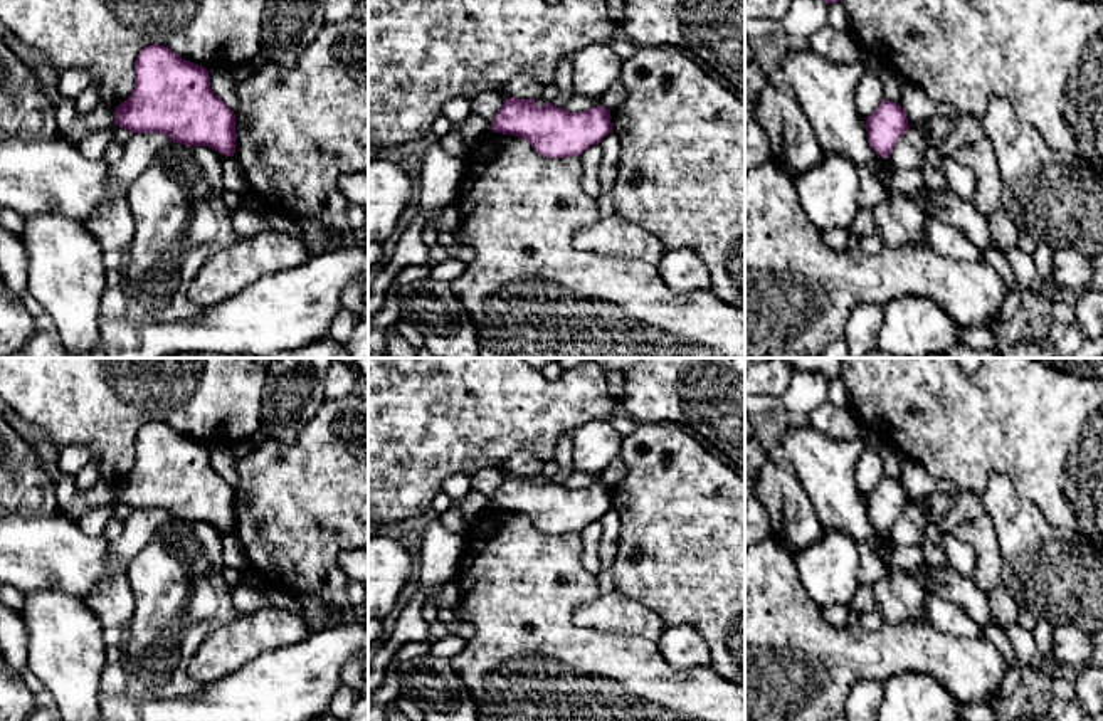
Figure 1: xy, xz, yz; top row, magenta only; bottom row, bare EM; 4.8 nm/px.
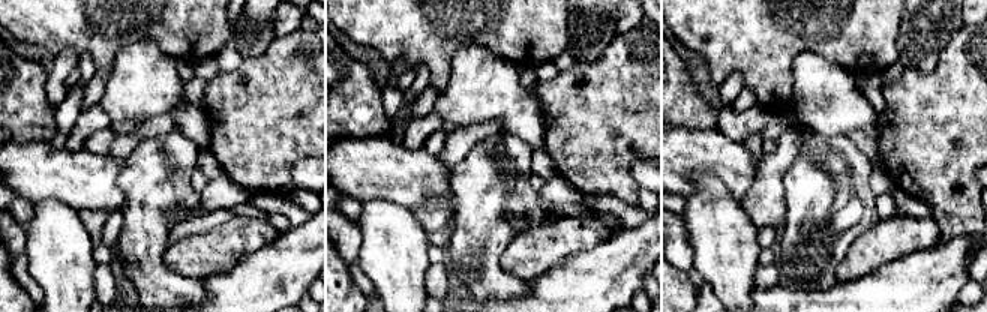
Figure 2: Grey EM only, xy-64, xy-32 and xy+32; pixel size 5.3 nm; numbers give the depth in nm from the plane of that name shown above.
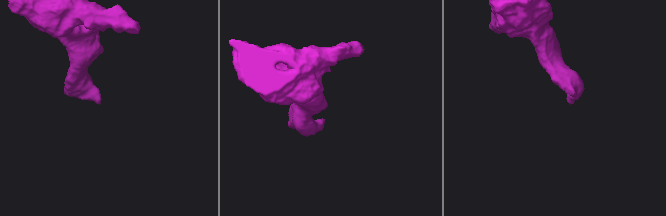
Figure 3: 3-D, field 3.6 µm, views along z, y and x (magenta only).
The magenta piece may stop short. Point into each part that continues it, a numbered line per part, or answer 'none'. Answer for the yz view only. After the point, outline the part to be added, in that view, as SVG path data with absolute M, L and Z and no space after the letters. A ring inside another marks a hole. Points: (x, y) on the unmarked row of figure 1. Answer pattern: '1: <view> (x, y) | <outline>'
none

